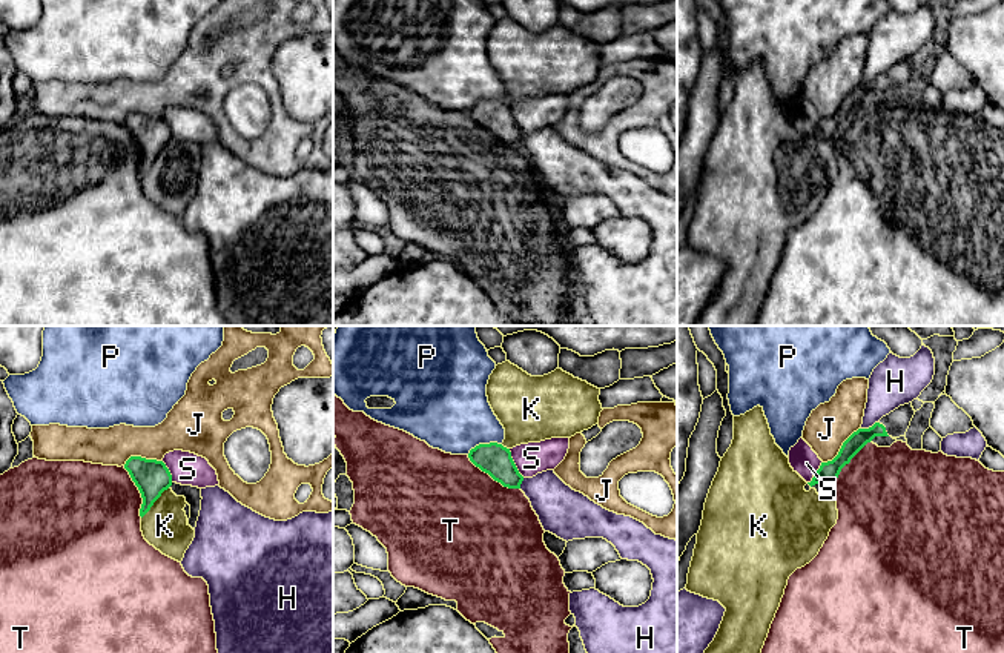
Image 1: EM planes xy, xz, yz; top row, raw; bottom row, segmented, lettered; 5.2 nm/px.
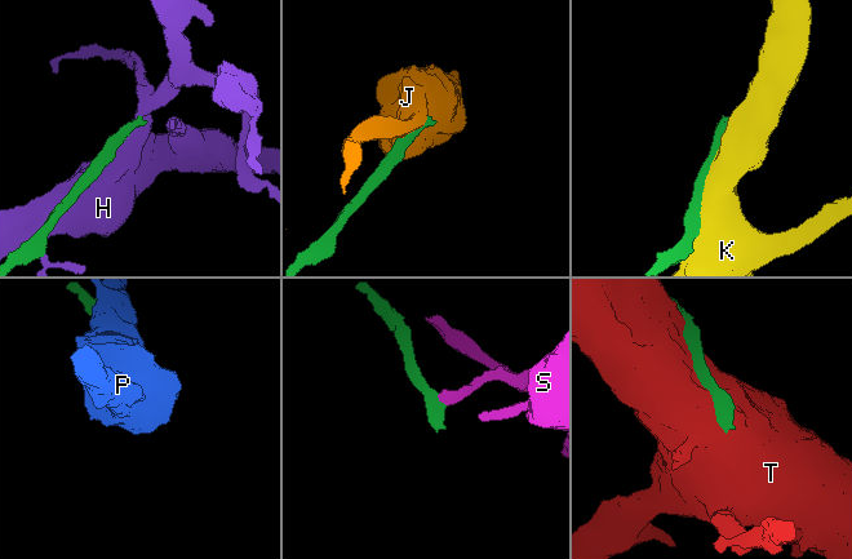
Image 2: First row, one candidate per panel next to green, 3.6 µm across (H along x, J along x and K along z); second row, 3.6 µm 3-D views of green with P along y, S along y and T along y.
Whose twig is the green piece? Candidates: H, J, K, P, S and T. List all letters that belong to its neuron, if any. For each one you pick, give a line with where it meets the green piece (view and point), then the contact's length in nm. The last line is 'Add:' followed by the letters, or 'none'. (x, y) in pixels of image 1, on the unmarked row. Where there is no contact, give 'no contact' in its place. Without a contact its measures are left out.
Add: none

